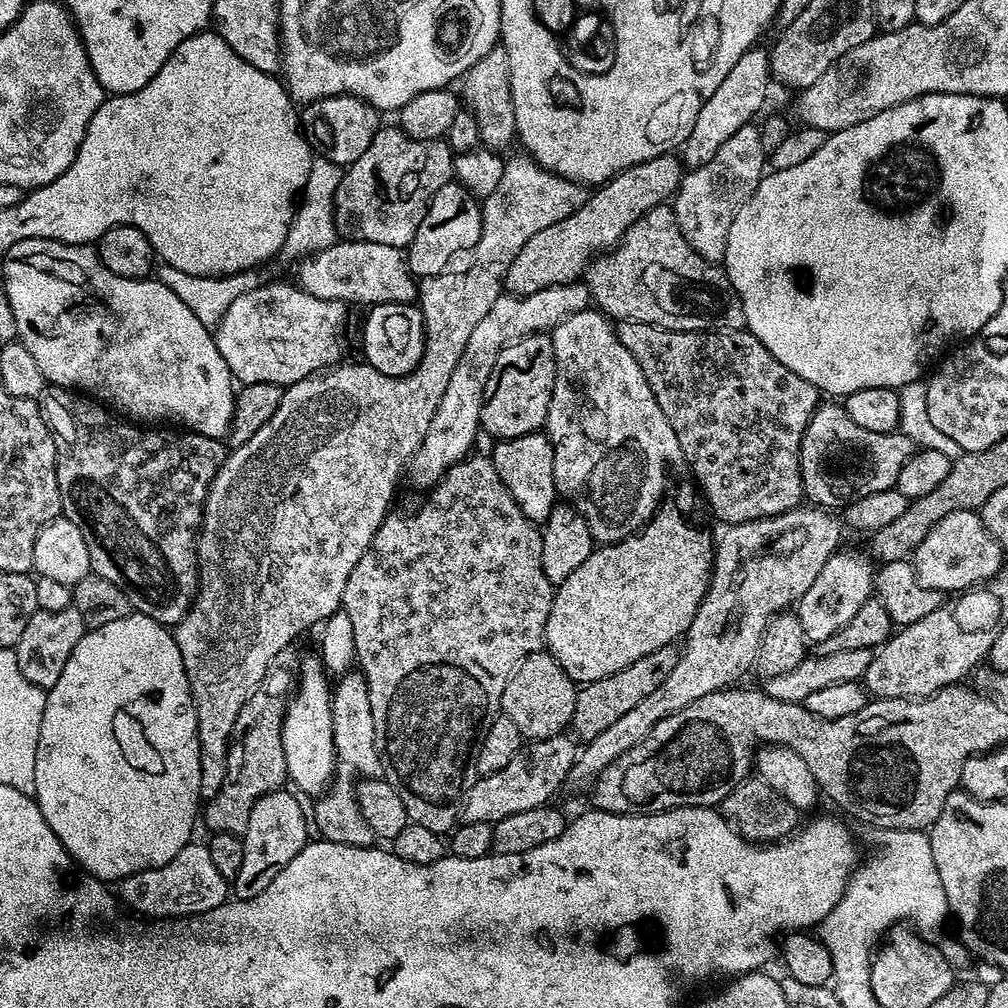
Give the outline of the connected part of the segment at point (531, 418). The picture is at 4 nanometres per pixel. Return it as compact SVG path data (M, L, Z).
M536 332L518 342L507 344L490 370L482 398L480 427L496 440L518 438L522 434L541 431L545 427L550 398L556 381L556 359L551 335Z

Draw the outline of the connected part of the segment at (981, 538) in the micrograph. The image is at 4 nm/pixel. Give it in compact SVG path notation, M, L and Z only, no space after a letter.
M966 510L946 514L946 518L942 518L942 522L938 522L938 526L934 526L934 530L922 538L914 553L918 578L927 588L937 588L941 594L959 594L986 585L999 574L1005 560L1005 553L1000 551L998 542L988 533L986 526L982 526L979 515Z

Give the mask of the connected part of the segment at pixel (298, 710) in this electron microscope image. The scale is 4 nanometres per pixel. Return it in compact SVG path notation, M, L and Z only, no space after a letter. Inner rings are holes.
M319 655L303 657L300 666L298 691L284 711L282 750L286 750L286 770L291 787L311 798L323 797L328 791L336 770L336 747L332 725L332 692L329 673ZM305 792L305 793L304 793Z

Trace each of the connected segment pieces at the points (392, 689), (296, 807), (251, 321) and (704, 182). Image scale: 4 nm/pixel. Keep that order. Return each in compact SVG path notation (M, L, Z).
M469 454L459 460L444 477L432 485L428 496L420 504L417 512L389 511L384 521L378 526L366 554L358 558L358 566L346 581L346 594L342 594L342 610L350 618L350 627L354 629L354 655L359 671L366 678L366 690L370 694L370 714L374 714L374 738L384 763L383 779L402 798L402 806L406 806L406 814L411 823L426 826L426 830L434 830L441 834L451 833L461 819L468 792L476 785L478 773L478 750L486 738L486 730L490 730L490 722L501 715L500 684L506 684L514 674L514 670L527 656L535 652L545 651L544 635L546 634L546 618L550 618L552 593L554 586L546 578L546 570L542 570L542 532L533 524L522 510L518 510L518 502L510 498L510 490L498 478L498 470L494 470L491 459L487 455Z
M281 790L266 794L262 798L258 798L258 802L254 802L254 810L250 810L250 826L246 826L242 837L245 846L245 860L242 862L236 878L230 884L235 899L245 900L254 898L254 894L262 894L262 890L266 890L266 886L270 886L270 882L274 882L274 878L278 878L278 874L288 865L290 858L297 856L304 849L304 845L309 843L310 820L309 817L308 820L304 817L304 808L300 805L299 799L301 800L301 797L291 791Z
M264 282L259 288L238 294L216 325L218 354L226 358L226 366L241 385L270 382L287 386L341 359L344 319L349 309L341 301L314 298L314 294L292 284Z
M755 123L742 126L728 141L718 149L718 154L706 162L706 166L698 166L685 171L680 177L680 187L671 201L672 213L678 218L678 226L682 230L682 238L690 242L690 246L702 258L712 264L720 264L726 254L726 238L730 234L730 226L738 214L738 210L754 194L758 182L766 175L766 153L762 150L760 129Z

